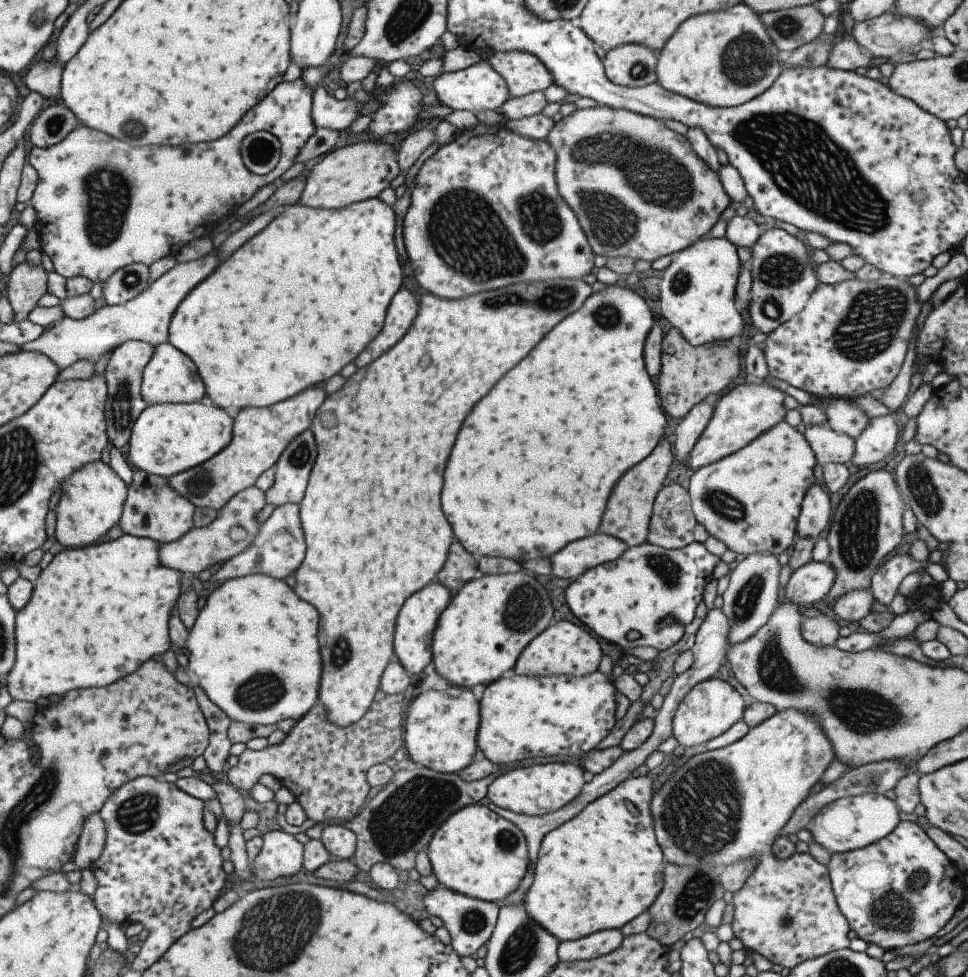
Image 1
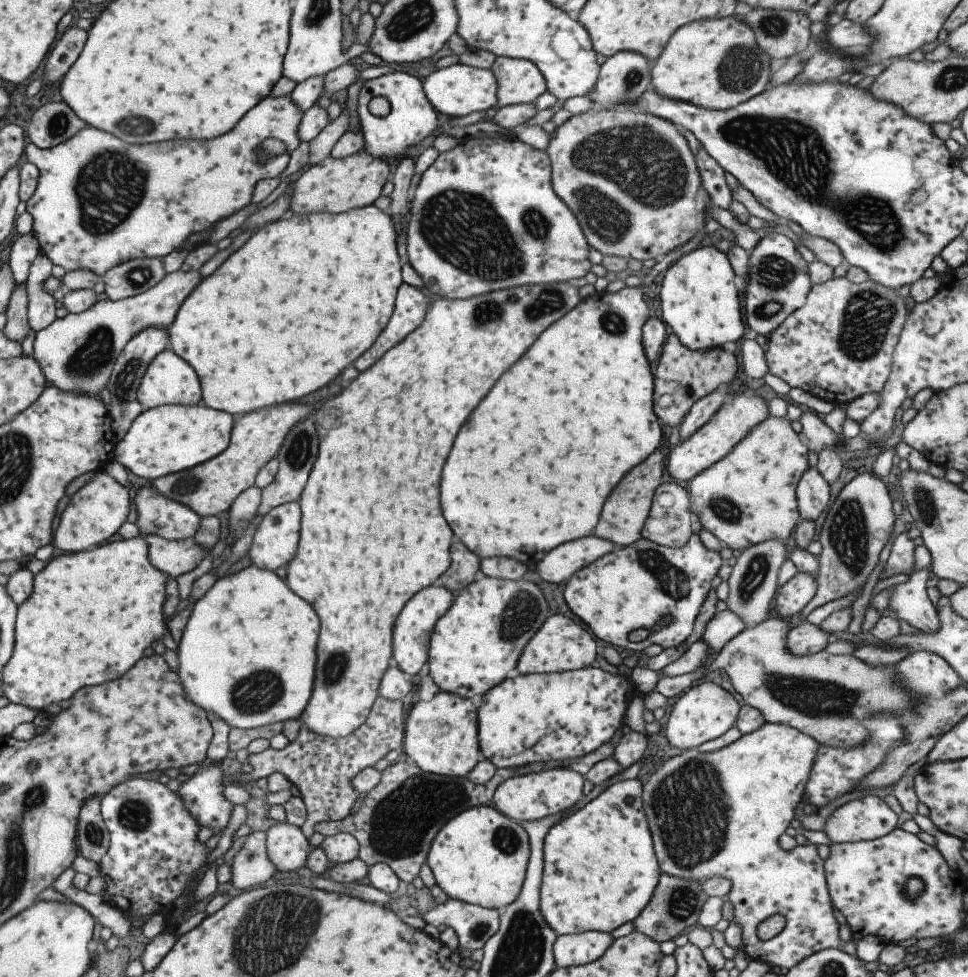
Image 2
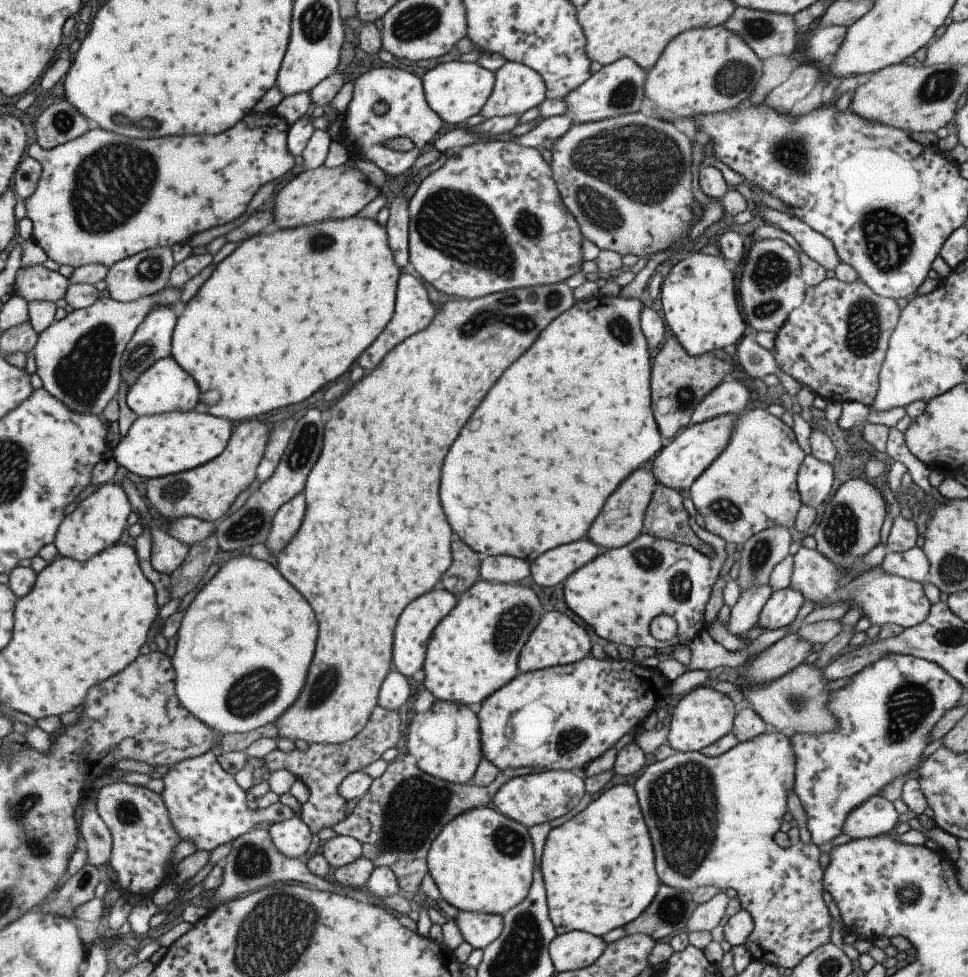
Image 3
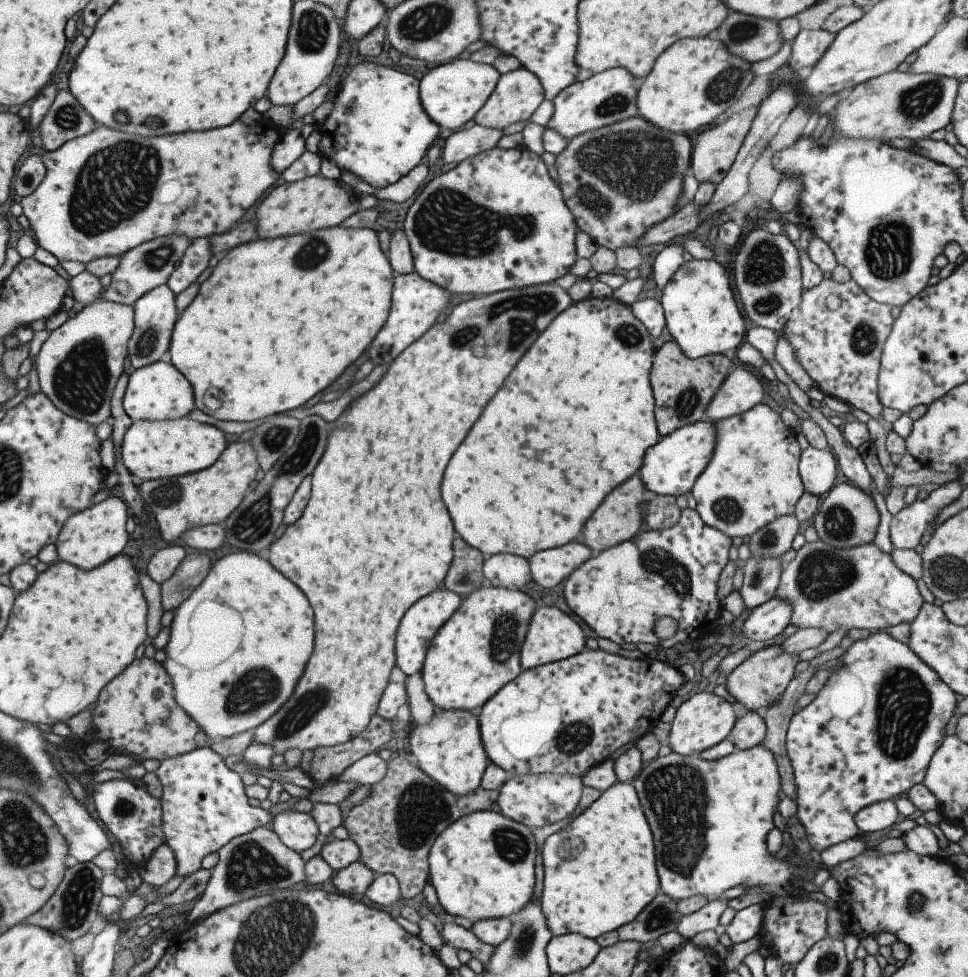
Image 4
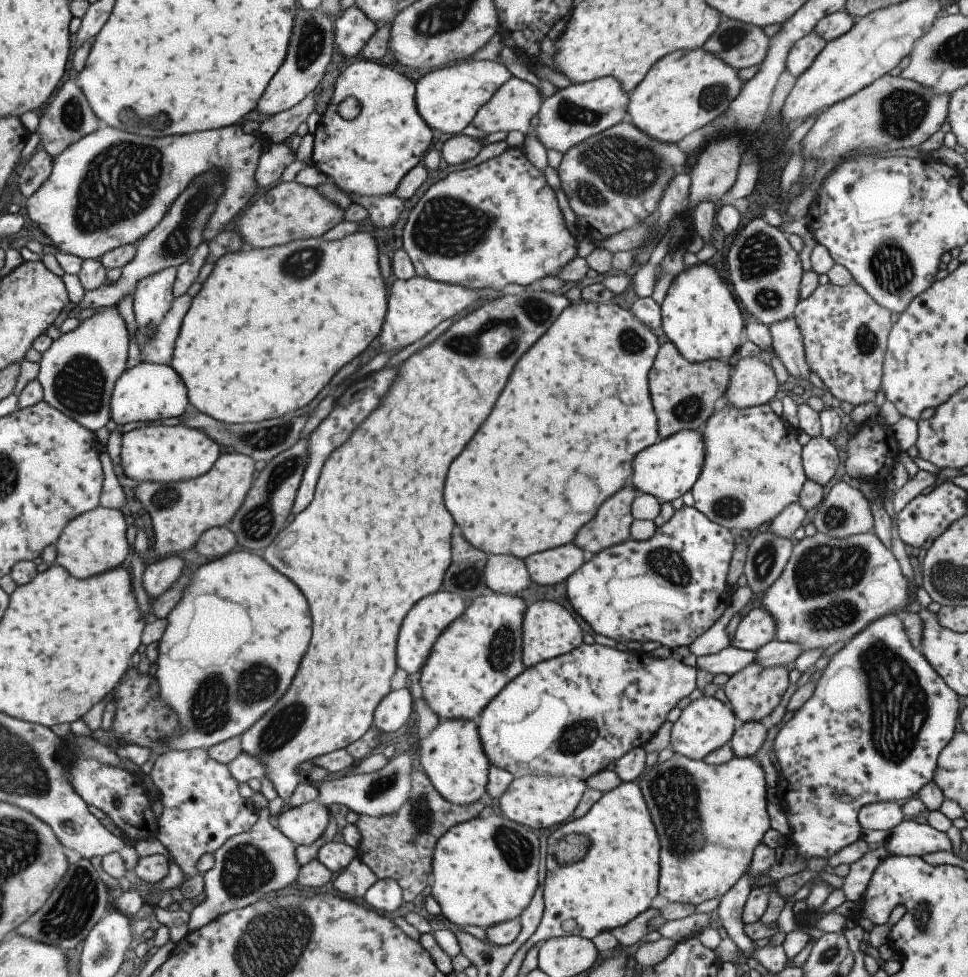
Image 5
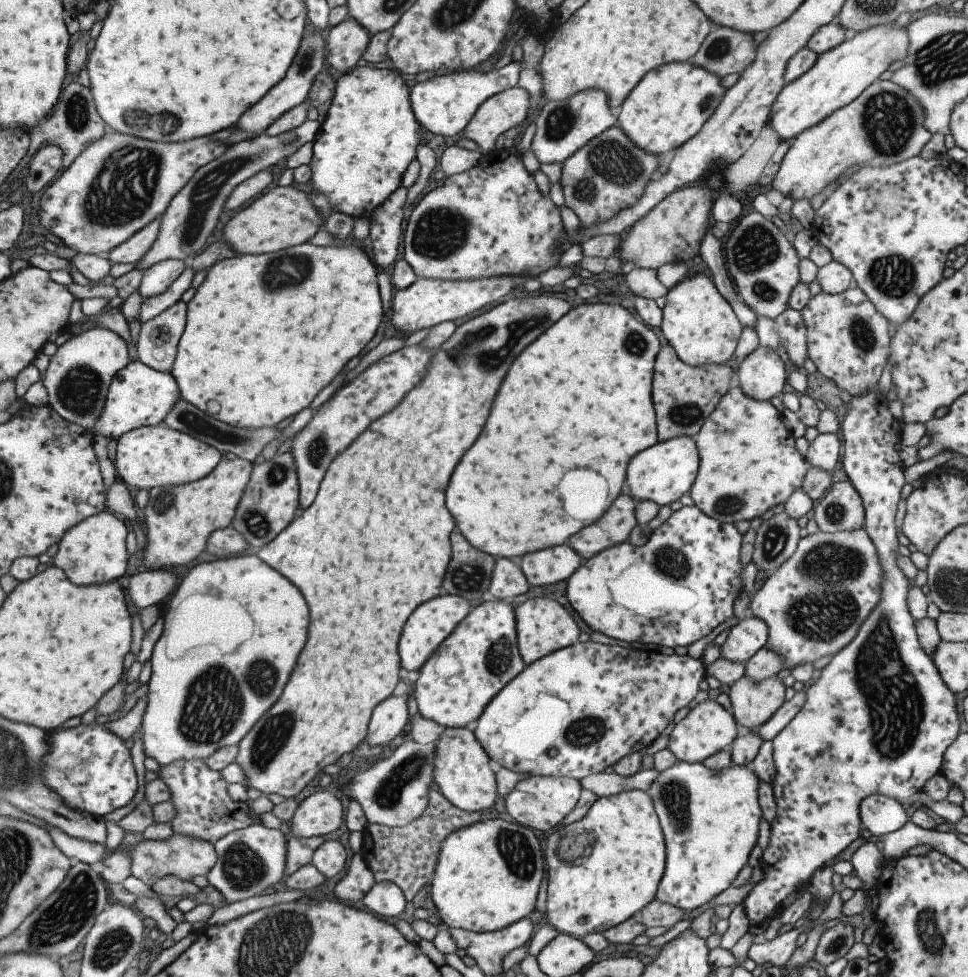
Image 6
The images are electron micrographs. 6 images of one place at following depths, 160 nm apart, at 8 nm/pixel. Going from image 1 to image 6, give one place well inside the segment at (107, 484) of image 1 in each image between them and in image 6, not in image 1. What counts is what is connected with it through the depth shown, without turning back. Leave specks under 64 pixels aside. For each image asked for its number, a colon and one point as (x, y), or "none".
2: (95, 511)
3: (97, 521)
4: (88, 538)
5: (93, 542)
6: (93, 551)

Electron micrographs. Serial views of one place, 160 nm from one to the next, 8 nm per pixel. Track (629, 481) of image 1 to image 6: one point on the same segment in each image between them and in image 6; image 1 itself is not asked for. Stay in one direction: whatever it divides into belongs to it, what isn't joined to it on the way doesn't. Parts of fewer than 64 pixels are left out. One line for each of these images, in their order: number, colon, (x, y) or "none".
2: (621, 518)
3: (619, 521)
4: (617, 519)
5: (610, 525)
6: (613, 527)

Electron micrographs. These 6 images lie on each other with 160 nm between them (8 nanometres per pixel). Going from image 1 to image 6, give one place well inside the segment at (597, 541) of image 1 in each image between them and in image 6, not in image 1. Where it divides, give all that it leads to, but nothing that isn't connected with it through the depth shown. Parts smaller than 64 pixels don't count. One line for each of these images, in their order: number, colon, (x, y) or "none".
2: (560, 563)
3: (553, 566)
4: (548, 567)
5: (550, 566)
6: (546, 566)

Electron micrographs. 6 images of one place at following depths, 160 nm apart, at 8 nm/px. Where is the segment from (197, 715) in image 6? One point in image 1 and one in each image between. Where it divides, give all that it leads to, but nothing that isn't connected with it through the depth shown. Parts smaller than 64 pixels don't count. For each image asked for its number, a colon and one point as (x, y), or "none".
1: (252, 648)
2: (247, 652)
3: (244, 644)
4: (238, 643)
5: (232, 643)

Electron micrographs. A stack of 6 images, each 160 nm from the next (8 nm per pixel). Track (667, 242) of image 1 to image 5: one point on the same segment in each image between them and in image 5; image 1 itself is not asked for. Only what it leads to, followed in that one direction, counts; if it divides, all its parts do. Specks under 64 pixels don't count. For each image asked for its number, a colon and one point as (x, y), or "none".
2: (645, 198)
3: (626, 180)
4: (617, 181)
5: (613, 180)

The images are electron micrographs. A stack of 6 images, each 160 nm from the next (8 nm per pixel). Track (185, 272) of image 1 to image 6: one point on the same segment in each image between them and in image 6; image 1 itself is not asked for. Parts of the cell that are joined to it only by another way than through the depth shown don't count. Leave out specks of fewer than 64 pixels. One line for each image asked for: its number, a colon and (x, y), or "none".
2: (75, 353)
3: (77, 358)
4: (78, 365)
5: (77, 372)
6: (76, 380)

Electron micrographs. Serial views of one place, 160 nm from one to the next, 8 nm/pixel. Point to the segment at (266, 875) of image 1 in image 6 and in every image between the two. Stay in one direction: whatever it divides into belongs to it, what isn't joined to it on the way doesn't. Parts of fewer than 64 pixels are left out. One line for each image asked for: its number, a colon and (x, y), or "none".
2: (286, 847)
3: (291, 837)
4: (296, 830)
5: (302, 825)
6: (320, 813)

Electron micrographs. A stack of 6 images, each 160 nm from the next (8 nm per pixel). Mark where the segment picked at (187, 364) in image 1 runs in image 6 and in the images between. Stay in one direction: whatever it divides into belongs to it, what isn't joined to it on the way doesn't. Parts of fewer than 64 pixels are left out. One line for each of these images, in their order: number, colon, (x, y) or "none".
2: (168, 380)
3: (163, 386)
4: (156, 392)
5: (149, 392)
6: (138, 395)

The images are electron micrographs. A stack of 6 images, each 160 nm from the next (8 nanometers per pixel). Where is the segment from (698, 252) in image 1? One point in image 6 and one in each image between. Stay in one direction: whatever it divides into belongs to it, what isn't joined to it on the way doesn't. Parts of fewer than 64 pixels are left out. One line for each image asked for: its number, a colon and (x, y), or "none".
2: (698, 300)
3: (697, 297)
4: (699, 312)
5: (698, 315)
6: (698, 323)

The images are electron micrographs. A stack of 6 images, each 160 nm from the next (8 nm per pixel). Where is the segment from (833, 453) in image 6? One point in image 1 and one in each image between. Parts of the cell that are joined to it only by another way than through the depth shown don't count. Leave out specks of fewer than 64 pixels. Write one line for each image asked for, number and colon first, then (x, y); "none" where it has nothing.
1: (813, 519)
2: (812, 492)
3: (813, 479)
4: (817, 469)
5: (819, 458)

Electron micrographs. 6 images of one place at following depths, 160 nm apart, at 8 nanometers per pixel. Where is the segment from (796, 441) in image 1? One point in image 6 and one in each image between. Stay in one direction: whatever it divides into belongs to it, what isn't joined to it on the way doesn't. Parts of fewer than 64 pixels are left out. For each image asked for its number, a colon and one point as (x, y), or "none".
2: (747, 497)
3: (751, 485)
4: (752, 478)
5: (752, 470)
6: (747, 462)

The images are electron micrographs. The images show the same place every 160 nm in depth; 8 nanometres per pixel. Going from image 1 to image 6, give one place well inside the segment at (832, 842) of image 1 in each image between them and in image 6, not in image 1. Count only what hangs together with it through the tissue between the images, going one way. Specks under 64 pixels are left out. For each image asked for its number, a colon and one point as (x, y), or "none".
2: (863, 819)
3: (875, 816)
4: (877, 818)
5: (884, 815)
6: (879, 814)

